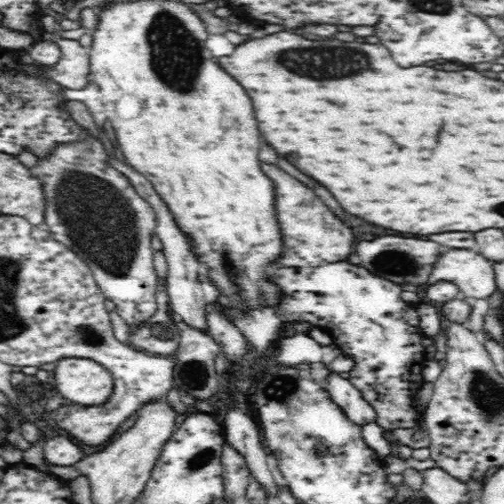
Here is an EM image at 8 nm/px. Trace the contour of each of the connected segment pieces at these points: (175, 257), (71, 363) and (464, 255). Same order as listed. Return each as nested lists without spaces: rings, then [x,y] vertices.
[[[107,155],[107,160],[109,164],[112,165],[118,172],[121,172],[124,176],[127,176],[130,179],[130,182],[133,184],[135,191],[142,197],[144,200],[147,200],[150,203],[150,206],[153,208],[156,215],[156,228],[160,240],[162,241],[162,251],[166,256],[167,263],[169,265],[168,278],[167,278],[167,292],[169,296],[170,308],[176,314],[180,314],[182,320],[192,327],[192,329],[208,333],[208,313],[206,313],[206,306],[208,306],[208,296],[202,288],[202,283],[198,281],[196,277],[198,273],[198,260],[191,252],[189,247],[189,240],[185,237],[185,234],[177,227],[177,224],[174,222],[174,217],[172,213],[168,210],[168,207],[164,204],[163,200],[160,200],[160,195],[157,193],[155,188],[152,188],[153,184],[144,178],[140,172],[136,172],[135,168],[130,168],[129,164],[124,164],[120,158],[117,158],[116,155]]]
[[[88,358],[61,359],[51,381],[68,403],[94,406],[112,396],[113,376],[102,364]]]
[[[452,250],[440,258],[429,283],[439,280],[454,282],[465,295],[472,298],[490,298],[496,292],[496,273],[486,256],[472,250]]]

